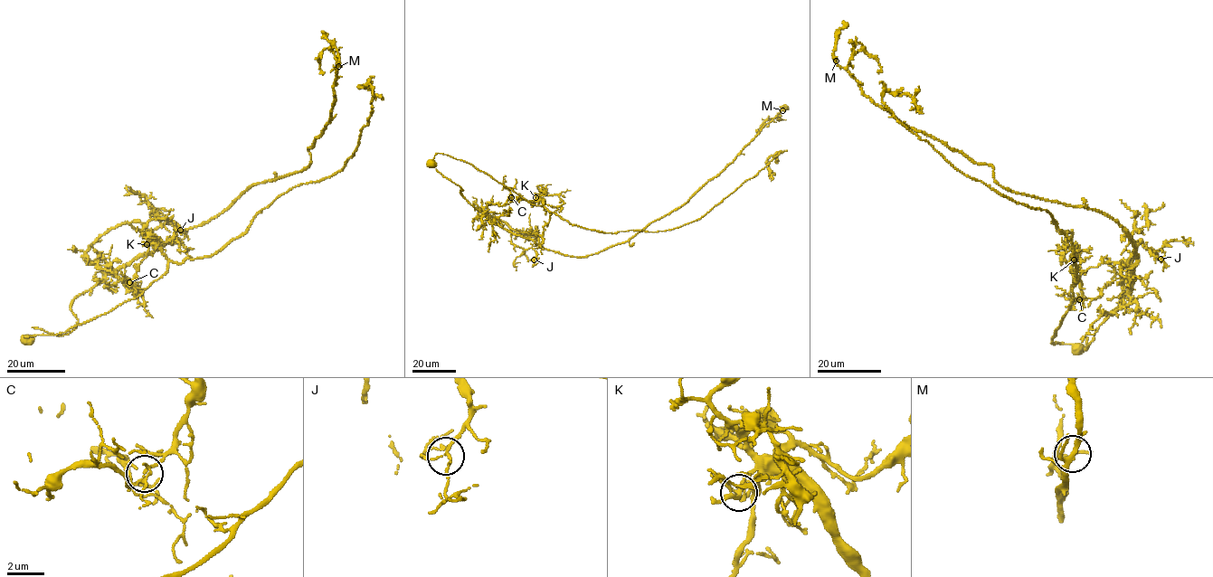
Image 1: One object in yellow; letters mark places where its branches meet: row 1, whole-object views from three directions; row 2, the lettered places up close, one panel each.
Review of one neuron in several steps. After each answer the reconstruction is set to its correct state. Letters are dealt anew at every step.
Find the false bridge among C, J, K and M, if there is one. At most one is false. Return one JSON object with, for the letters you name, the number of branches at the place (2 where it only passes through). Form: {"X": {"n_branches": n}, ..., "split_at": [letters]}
{"C": {"n_branches": 5}, "split_at": ["C"]}

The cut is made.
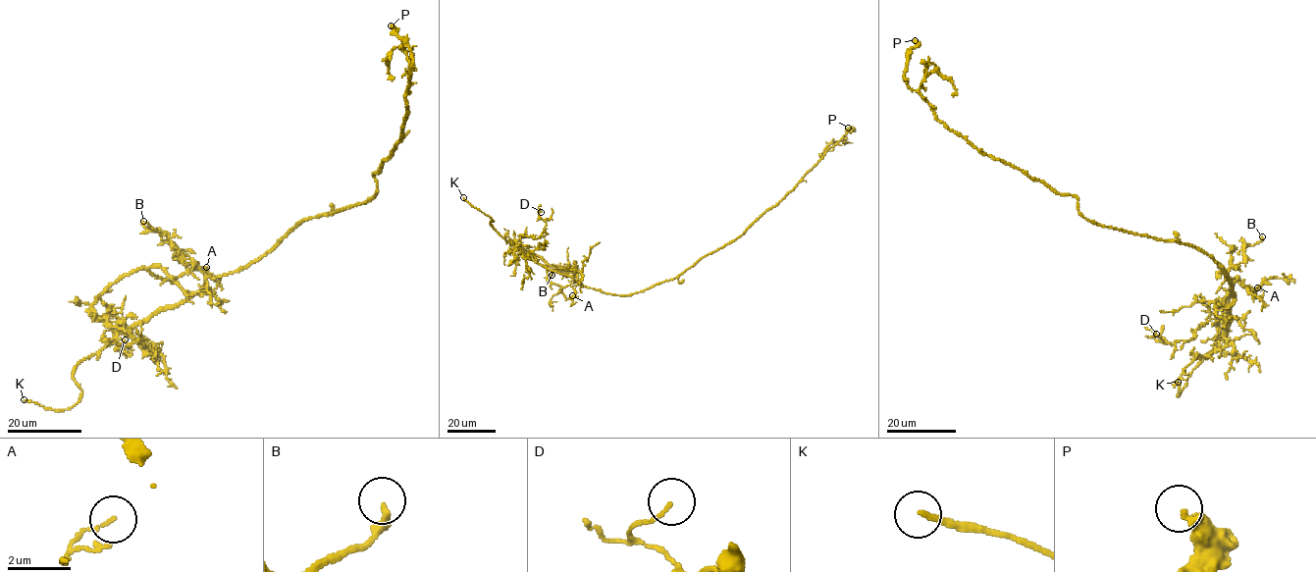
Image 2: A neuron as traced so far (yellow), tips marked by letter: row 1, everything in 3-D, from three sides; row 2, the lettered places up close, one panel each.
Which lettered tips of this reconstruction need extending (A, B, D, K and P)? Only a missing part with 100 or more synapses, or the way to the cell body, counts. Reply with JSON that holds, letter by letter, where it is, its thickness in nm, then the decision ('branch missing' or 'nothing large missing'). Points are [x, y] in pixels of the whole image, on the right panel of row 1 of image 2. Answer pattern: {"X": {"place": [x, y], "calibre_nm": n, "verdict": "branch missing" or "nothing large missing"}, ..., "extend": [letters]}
{"A": {"place": [1257, 287], "calibre_nm": 100, "verdict": "nothing large missing"}, "B": {"place": [1262, 236], "calibre_nm": 280, "verdict": "nothing large missing"}, "D": {"place": [1156, 334], "calibre_nm": 100, "verdict": "nothing large missing"}, "K": {"place": [1178, 382], "calibre_nm": 190, "verdict": "branch missing"}, "P": {"place": [915, 40], "calibre_nm": 200, "verdict": "nothing large missing"}, "extend": ["K"]}

